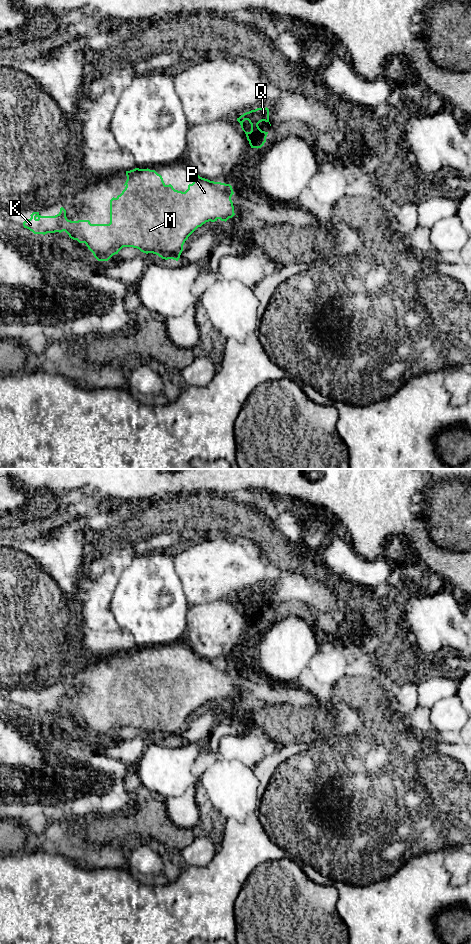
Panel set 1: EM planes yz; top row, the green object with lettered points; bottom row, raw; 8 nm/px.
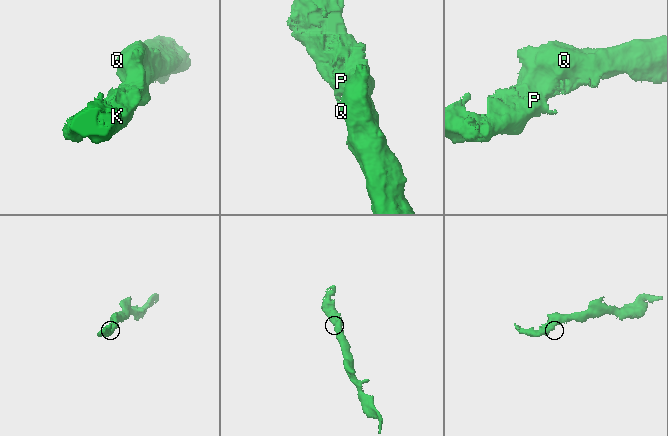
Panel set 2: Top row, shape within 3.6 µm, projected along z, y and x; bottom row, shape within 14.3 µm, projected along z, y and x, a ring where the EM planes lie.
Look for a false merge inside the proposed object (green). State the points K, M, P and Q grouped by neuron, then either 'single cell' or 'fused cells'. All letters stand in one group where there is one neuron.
K M P Q | single cell

